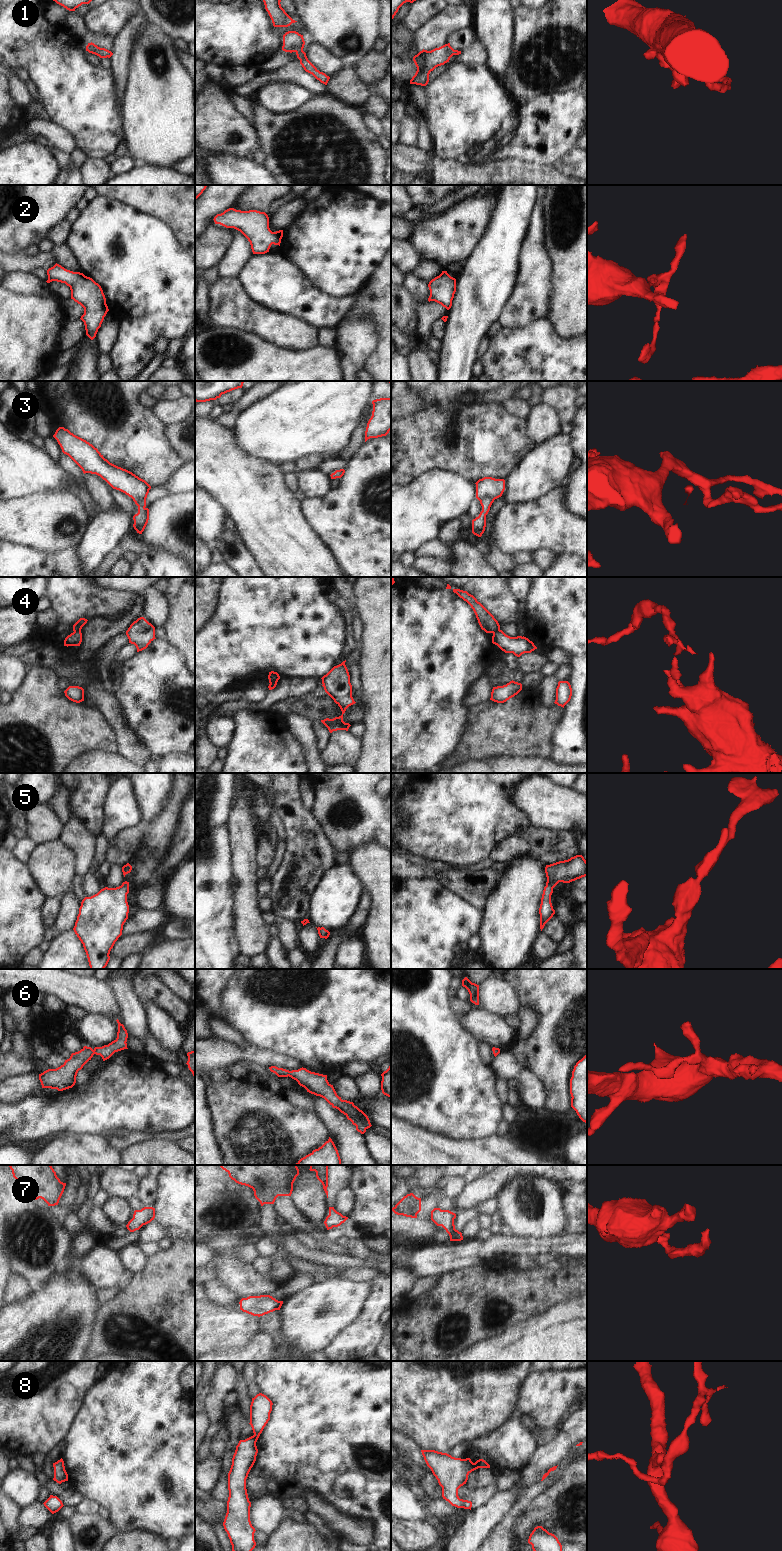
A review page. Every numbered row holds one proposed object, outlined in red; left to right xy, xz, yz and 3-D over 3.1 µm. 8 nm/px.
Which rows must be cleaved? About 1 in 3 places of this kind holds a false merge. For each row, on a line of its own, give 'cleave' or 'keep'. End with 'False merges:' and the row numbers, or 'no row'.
1: keep
2: keep
3: keep
4: cleave
5: keep
6: keep
7: keep
8: keep
False merges: 4

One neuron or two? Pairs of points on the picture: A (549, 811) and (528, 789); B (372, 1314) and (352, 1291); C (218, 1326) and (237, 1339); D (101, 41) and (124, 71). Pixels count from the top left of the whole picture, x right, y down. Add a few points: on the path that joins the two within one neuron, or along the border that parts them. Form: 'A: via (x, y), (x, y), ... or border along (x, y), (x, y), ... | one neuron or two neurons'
A: via (545, 806), (533, 794) | one neuron
B: border along (373, 1283), (373, 1289), (364, 1310), (351, 1325) | two neurons
C: via (223, 1328), (232, 1334) | one neuron
D: border along (113, 40), (114, 46), (110, 50) | two neurons

